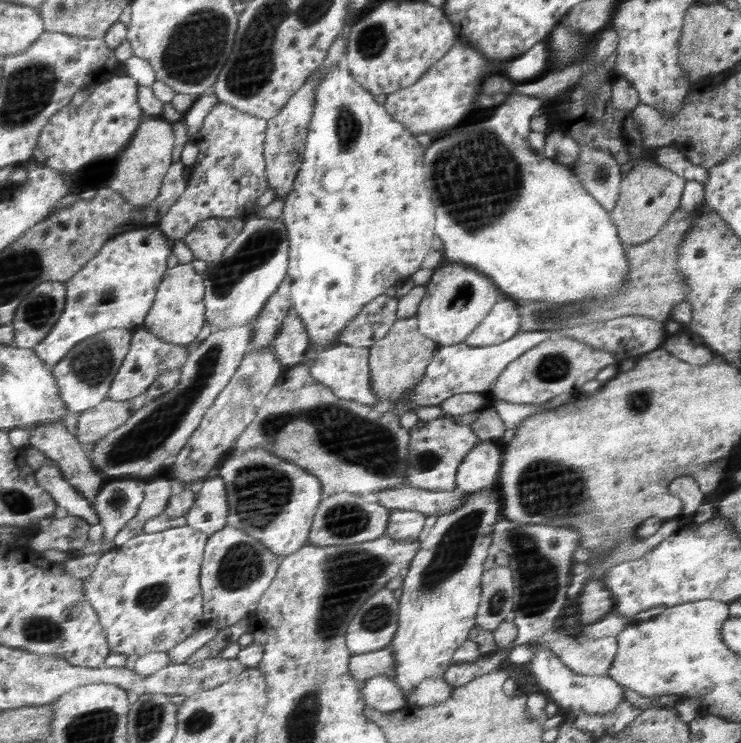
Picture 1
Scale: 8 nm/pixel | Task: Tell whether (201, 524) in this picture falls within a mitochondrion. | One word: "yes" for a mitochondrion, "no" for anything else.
no

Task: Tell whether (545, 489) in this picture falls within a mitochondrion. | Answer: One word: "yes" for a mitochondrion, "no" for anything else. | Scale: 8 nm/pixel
yes

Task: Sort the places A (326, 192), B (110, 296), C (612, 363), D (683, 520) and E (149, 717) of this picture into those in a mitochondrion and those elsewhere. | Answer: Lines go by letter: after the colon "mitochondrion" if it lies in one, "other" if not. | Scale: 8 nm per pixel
A: other
B: mitochondrion
C: other
D: other
E: mitochondrion

